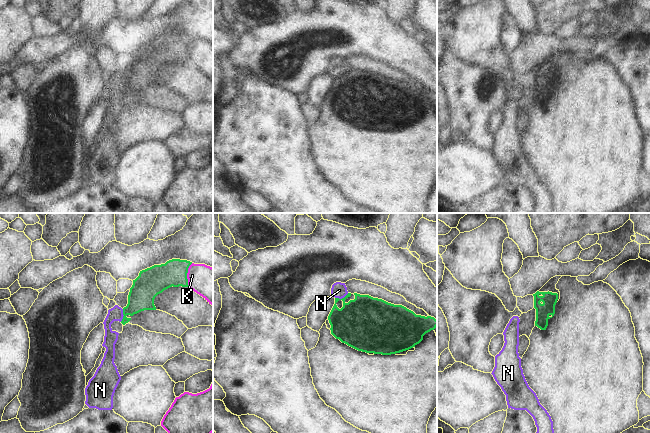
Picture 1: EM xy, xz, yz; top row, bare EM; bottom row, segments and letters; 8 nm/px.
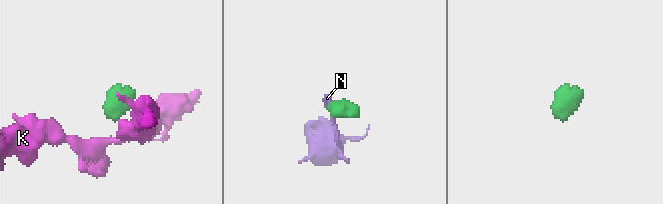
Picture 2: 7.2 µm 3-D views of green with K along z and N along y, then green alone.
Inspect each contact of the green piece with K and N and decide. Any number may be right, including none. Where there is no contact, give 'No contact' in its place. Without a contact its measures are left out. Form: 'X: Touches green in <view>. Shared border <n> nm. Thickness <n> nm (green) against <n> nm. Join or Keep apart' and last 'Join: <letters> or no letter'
K: Touches green in xy. Shared border 190 nm. Thickness 220 nm (green) against 260 nm. Keep apart
N: Touches green in xz. Shared border 120 nm. Thickness 400 nm (green) against 130 nm. Keep apart
Join: no letter.

